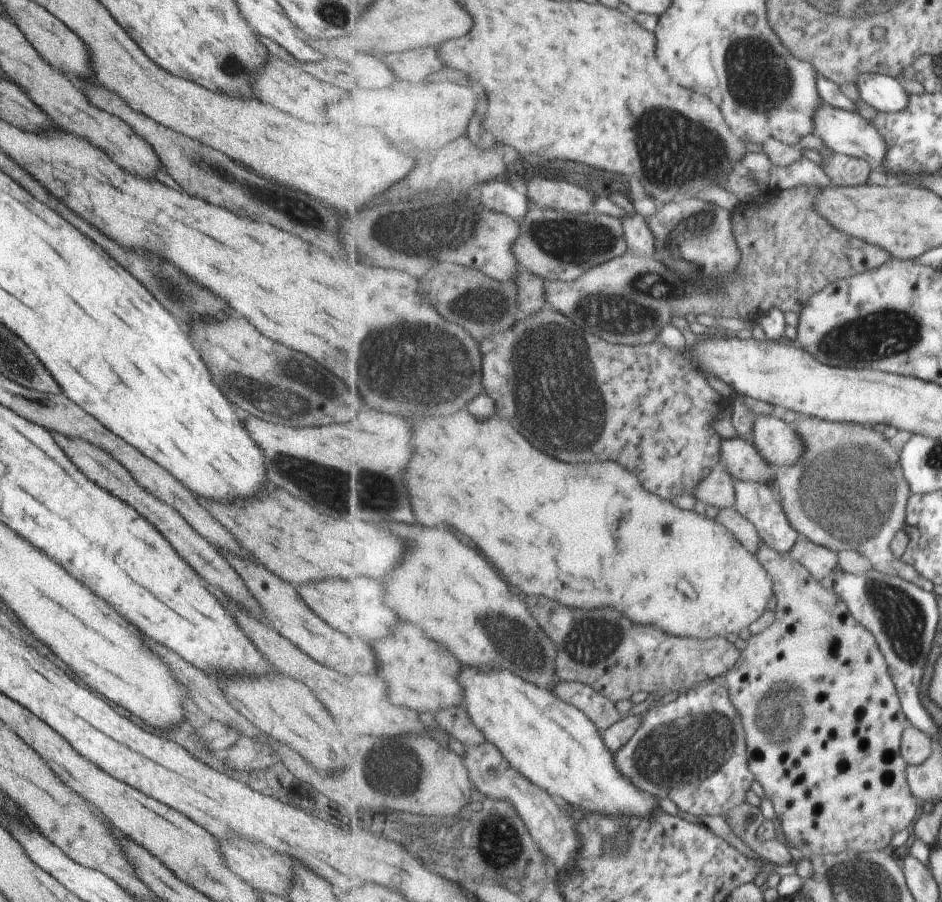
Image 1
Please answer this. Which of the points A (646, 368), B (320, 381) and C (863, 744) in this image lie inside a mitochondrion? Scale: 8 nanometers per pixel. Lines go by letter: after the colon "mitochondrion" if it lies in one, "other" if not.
A: other
B: mitochondrion
C: other

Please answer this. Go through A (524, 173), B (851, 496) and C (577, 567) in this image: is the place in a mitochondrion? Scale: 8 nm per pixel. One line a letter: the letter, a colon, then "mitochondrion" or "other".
A: other
B: mitochondrion
C: other

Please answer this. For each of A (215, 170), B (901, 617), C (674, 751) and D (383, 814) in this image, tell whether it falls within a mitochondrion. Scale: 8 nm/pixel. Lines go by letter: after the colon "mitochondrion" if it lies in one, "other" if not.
A: mitochondrion
B: mitochondrion
C: mitochondrion
D: other

